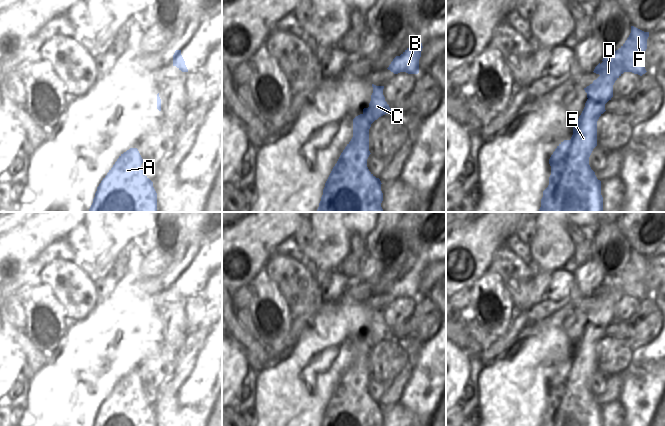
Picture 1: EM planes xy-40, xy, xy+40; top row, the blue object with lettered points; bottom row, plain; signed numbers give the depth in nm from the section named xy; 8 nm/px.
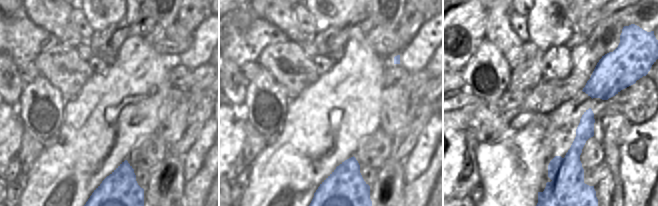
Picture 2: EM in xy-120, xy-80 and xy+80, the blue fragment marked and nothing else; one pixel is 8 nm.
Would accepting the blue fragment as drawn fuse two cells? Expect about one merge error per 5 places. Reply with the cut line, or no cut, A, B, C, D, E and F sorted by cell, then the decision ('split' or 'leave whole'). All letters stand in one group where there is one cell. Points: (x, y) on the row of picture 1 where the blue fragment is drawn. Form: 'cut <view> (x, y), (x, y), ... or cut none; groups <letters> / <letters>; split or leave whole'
cut none; groups A B C D E F; leave whole

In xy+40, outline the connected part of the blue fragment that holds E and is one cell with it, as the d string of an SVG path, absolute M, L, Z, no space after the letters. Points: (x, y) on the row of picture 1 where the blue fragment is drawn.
M631 26L631 33L625 43L614 52L605 52L603 62L598 64L594 73L600 76L584 88L587 93L585 107L573 124L570 140L561 142L549 159L551 175L549 185L543 191L539 212L603 212L601 181L589 165L589 157L597 146L597 121L606 111L605 104L613 97L613 85L624 73L632 72L642 76L645 69L645 51L649 32Z

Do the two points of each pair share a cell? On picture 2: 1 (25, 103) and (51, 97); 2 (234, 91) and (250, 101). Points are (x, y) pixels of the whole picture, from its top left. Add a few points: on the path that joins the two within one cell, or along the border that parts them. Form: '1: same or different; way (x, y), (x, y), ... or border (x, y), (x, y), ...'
1: same; way (31, 95), (33, 90), (43, 95)
2: different; border (248, 82), (243, 103)

